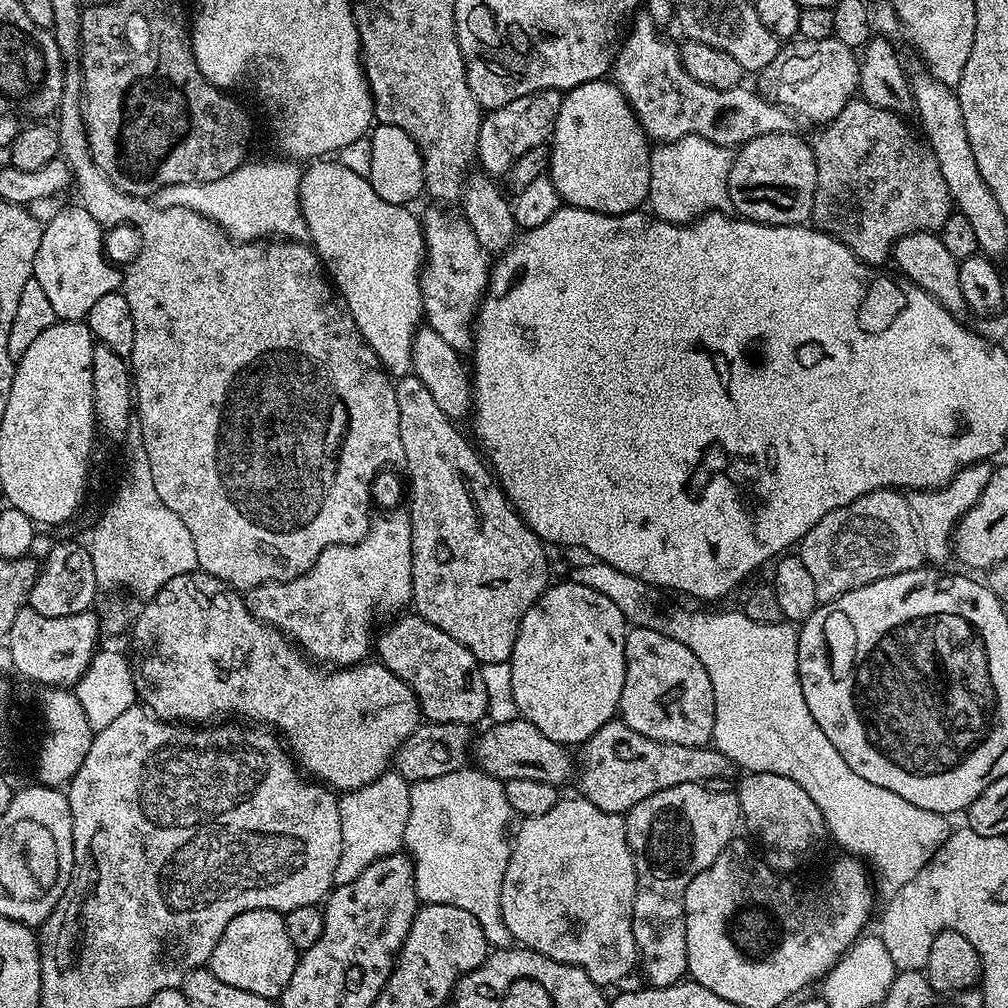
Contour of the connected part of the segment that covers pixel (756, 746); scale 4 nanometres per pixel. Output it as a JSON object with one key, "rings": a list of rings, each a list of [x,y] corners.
{"rings":[[[588,562],[576,568],[570,576],[571,583],[590,586],[598,590],[618,610],[622,610],[624,619],[629,625],[637,628],[653,628],[686,646],[706,666],[706,674],[710,674],[710,686],[714,690],[714,734],[712,744],[726,758],[732,760],[737,769],[749,772],[765,772],[766,774],[782,774],[790,778],[790,782],[798,782],[814,806],[824,819],[827,835],[836,839],[836,844],[845,853],[851,854],[874,869],[874,888],[884,898],[898,894],[922,866],[926,866],[934,858],[934,854],[943,847],[950,835],[949,817],[942,812],[922,810],[906,798],[898,798],[894,790],[885,790],[883,786],[874,786],[874,782],[866,782],[859,774],[854,774],[850,766],[846,766],[846,758],[834,750],[830,738],[822,734],[822,726],[814,722],[814,714],[810,714],[810,706],[806,706],[806,698],[802,698],[802,682],[798,674],[798,635],[791,623],[762,626],[762,622],[750,622],[742,610],[736,612],[672,612],[667,616],[664,612],[656,612],[652,605],[653,589],[635,580],[630,574],[622,574],[622,570],[614,570],[614,566],[599,562]]]}

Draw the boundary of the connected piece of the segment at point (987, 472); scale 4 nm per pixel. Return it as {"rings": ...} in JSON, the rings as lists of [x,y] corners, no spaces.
{"rings":[[[981,462],[964,468],[951,482],[939,490],[916,490],[908,496],[908,505],[916,527],[920,529],[920,539],[924,545],[924,554],[929,561],[944,560],[954,548],[954,533],[960,519],[978,502],[986,482],[990,482],[993,469]]]}

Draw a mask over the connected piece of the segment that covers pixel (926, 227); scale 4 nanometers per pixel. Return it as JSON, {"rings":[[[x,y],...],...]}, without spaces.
{"rings":[[[853,98],[814,140],[818,186],[814,194],[811,223],[826,234],[838,238],[862,262],[883,265],[892,255],[892,248],[906,234],[939,233],[940,227],[954,210],[952,195],[938,170],[932,149],[916,144],[903,115],[882,110],[863,98]]]}

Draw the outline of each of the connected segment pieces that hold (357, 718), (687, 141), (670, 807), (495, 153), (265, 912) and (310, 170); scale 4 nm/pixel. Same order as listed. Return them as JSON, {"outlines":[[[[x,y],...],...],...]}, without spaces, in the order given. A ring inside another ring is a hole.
{"outlines":[[[[199,570],[180,574],[176,578],[172,578],[166,582],[165,585],[162,585],[161,589],[152,597],[145,599],[142,606],[144,606],[144,609],[142,609],[137,616],[134,616],[134,623],[130,628],[130,637],[132,636],[130,668],[136,679],[136,695],[139,703],[160,720],[187,722],[192,726],[200,726],[205,722],[219,721],[216,720],[219,716],[228,716],[231,712],[237,712],[238,715],[245,716],[248,720],[256,720],[252,722],[255,722],[257,725],[271,726],[277,733],[284,732],[285,737],[283,736],[283,739],[286,741],[286,744],[286,739],[288,739],[289,745],[287,744],[287,747],[290,749],[295,763],[299,765],[313,781],[323,782],[327,787],[340,794],[353,792],[355,788],[366,786],[370,782],[377,780],[383,772],[389,771],[396,751],[400,749],[402,742],[406,738],[413,736],[413,734],[416,733],[416,729],[419,728],[422,723],[420,703],[414,694],[414,690],[410,685],[404,682],[402,678],[398,678],[398,674],[391,672],[391,670],[382,663],[361,662],[359,664],[353,664],[350,666],[350,674],[348,674],[346,678],[338,678],[338,682],[342,682],[342,684],[338,684],[338,686],[342,686],[342,690],[338,690],[338,692],[328,692],[328,690],[324,690],[324,680],[326,680],[326,682],[332,682],[330,670],[321,670],[317,667],[317,665],[313,663],[297,645],[293,644],[284,633],[273,628],[271,624],[262,623],[262,621],[248,609],[245,597],[241,595],[237,589],[232,588],[229,584],[222,583],[221,580],[214,578],[210,574]]],[[[683,136],[681,140],[660,142],[652,148],[650,158],[650,190],[647,207],[651,215],[671,224],[687,224],[699,221],[700,217],[720,210],[728,204],[728,172],[732,169],[733,153],[725,145],[715,144],[701,136]]],[[[679,784],[666,790],[658,790],[658,794],[650,794],[638,806],[634,806],[626,814],[626,834],[632,856],[636,859],[636,893],[632,907],[632,925],[634,926],[634,942],[638,968],[649,985],[654,988],[665,988],[671,984],[679,984],[688,976],[688,959],[686,958],[686,918],[684,917],[684,899],[686,886],[694,882],[694,878],[706,866],[722,854],[724,848],[733,843],[732,835],[736,827],[741,827],[740,799],[735,791],[719,792],[719,787],[702,784]]],[[[547,88],[530,94],[522,94],[522,98],[514,98],[514,102],[506,102],[506,106],[491,109],[481,119],[480,133],[476,143],[478,164],[485,173],[493,178],[507,177],[516,160],[527,152],[547,145],[552,138],[552,131],[558,118],[558,110],[564,101],[561,89]]],[[[269,908],[246,910],[226,926],[218,946],[214,946],[207,967],[226,986],[238,986],[238,990],[250,990],[267,1000],[276,1000],[286,990],[296,969],[298,949],[290,942],[288,927],[283,912]]],[[[318,158],[303,169],[299,198],[309,241],[324,264],[331,283],[350,310],[359,332],[390,376],[399,378],[407,375],[412,367],[412,340],[423,319],[420,288],[420,273],[426,258],[423,223],[410,212],[409,207],[383,201],[367,177],[342,166],[334,158]]]]}

